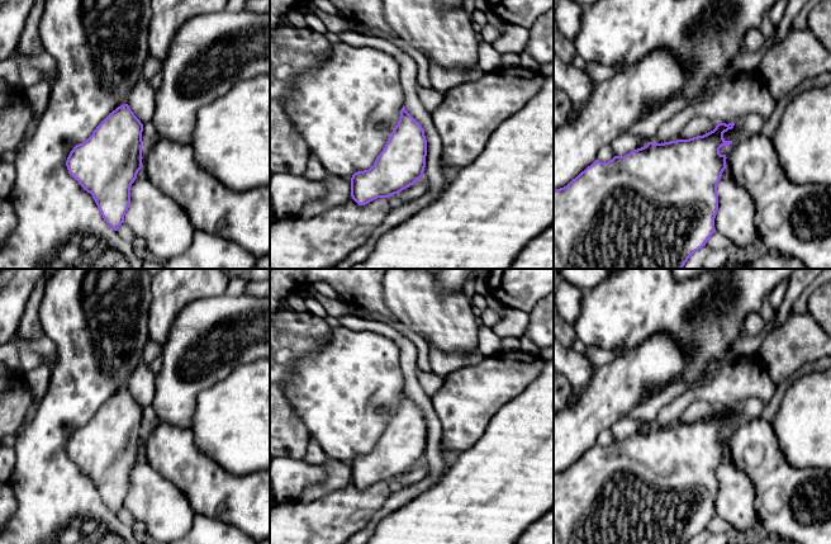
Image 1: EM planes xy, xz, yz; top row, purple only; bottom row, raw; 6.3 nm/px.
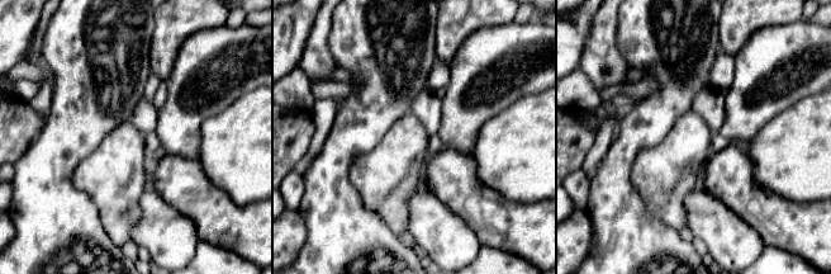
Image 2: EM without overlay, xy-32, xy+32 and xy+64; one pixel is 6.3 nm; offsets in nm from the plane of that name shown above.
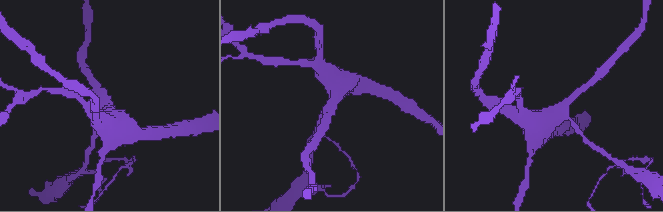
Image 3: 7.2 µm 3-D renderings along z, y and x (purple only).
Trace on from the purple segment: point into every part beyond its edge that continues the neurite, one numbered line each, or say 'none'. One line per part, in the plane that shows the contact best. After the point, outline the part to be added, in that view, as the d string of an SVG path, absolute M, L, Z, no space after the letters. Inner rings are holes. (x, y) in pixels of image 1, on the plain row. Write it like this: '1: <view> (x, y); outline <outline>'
none

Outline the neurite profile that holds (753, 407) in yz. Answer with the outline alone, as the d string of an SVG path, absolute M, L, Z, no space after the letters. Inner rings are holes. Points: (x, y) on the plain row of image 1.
M747 398L739 406L749 420L764 417L764 403L759 398Z

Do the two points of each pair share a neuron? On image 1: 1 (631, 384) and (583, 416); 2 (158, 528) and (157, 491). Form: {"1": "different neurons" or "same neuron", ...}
{"1": "same neuron", "2": "same neuron"}

